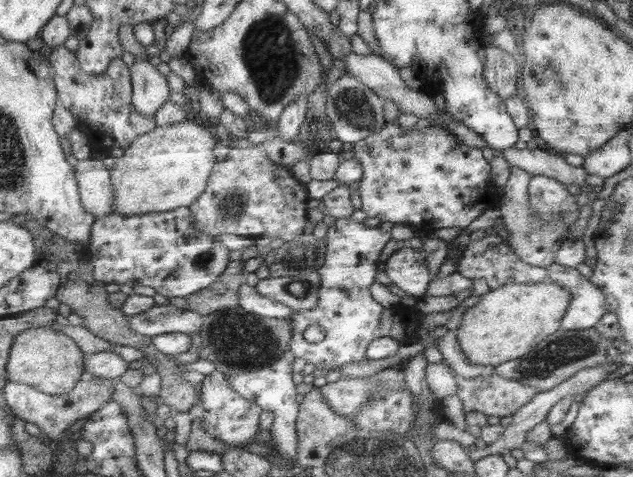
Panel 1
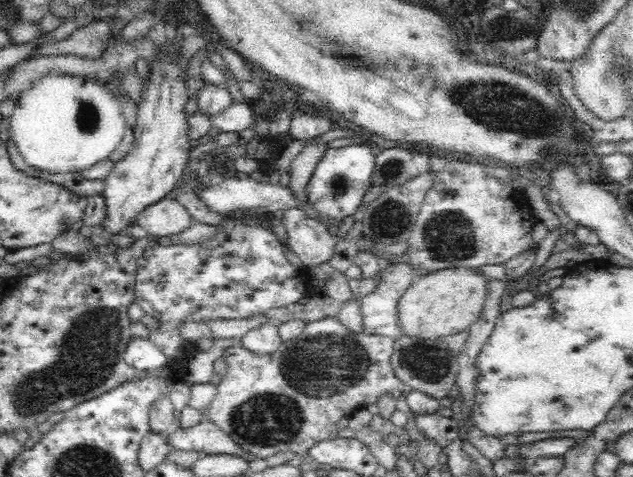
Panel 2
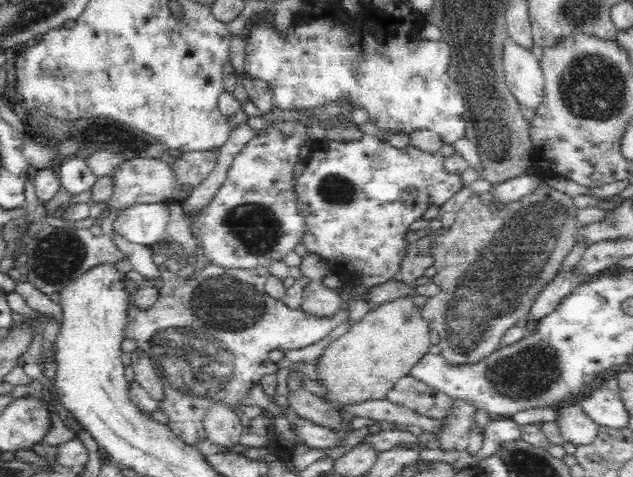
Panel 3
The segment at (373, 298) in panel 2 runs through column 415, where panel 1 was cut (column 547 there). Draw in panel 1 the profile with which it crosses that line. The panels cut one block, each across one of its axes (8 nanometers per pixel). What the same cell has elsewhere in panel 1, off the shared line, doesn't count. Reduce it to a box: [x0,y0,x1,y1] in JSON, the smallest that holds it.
[547,263,607,330]

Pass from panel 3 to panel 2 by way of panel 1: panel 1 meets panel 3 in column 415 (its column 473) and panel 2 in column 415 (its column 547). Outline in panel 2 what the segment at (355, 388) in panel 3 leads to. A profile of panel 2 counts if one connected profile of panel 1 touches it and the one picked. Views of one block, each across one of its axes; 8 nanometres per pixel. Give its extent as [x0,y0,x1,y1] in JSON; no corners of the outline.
[398,267,490,340]

